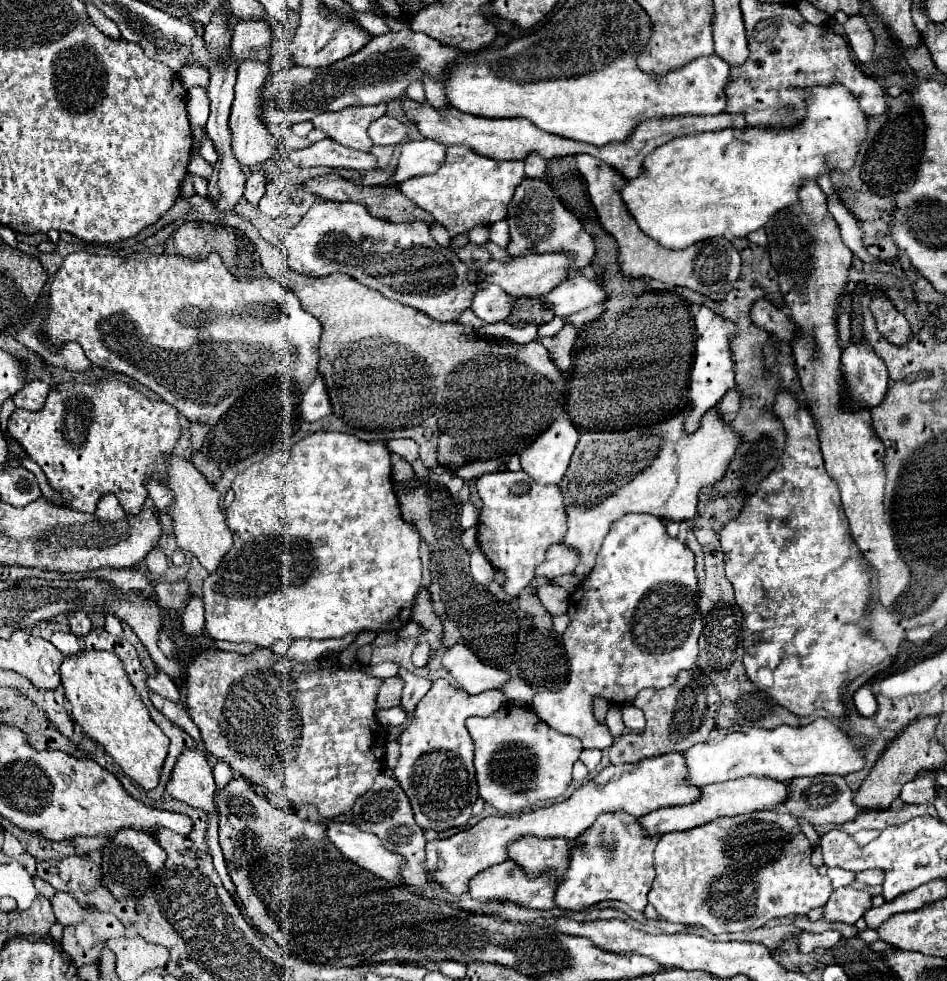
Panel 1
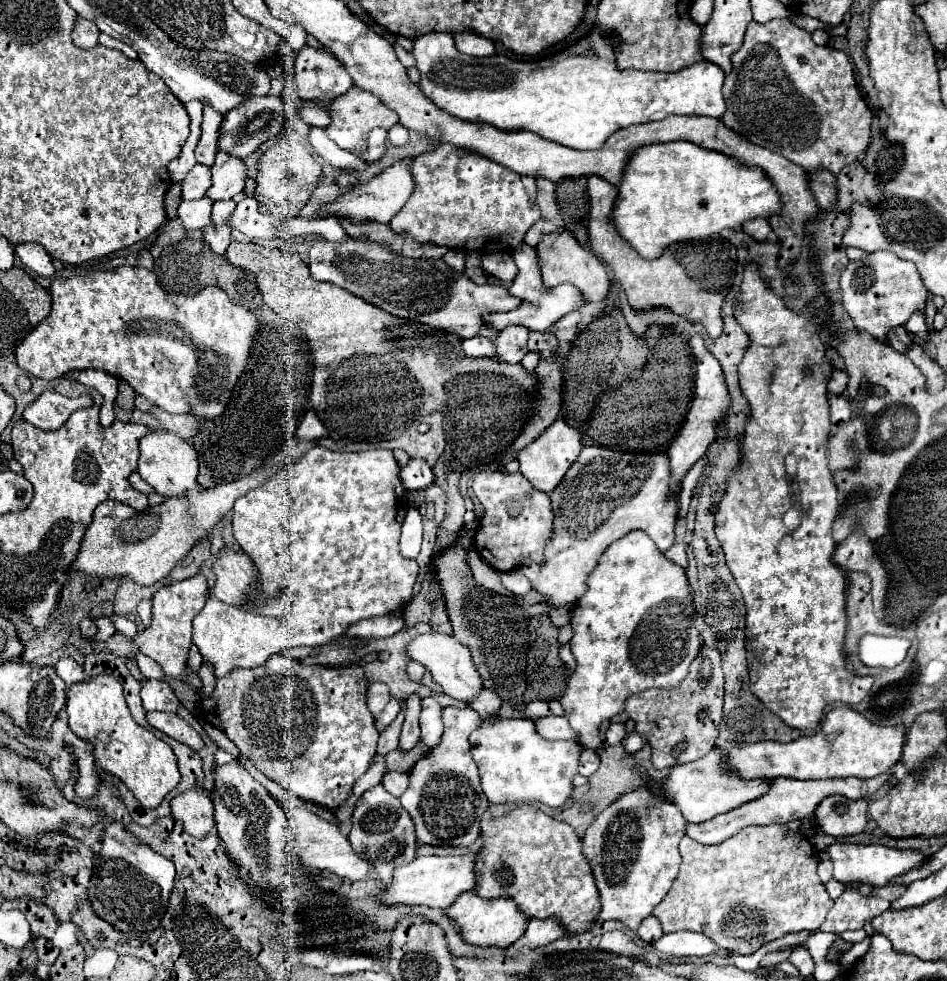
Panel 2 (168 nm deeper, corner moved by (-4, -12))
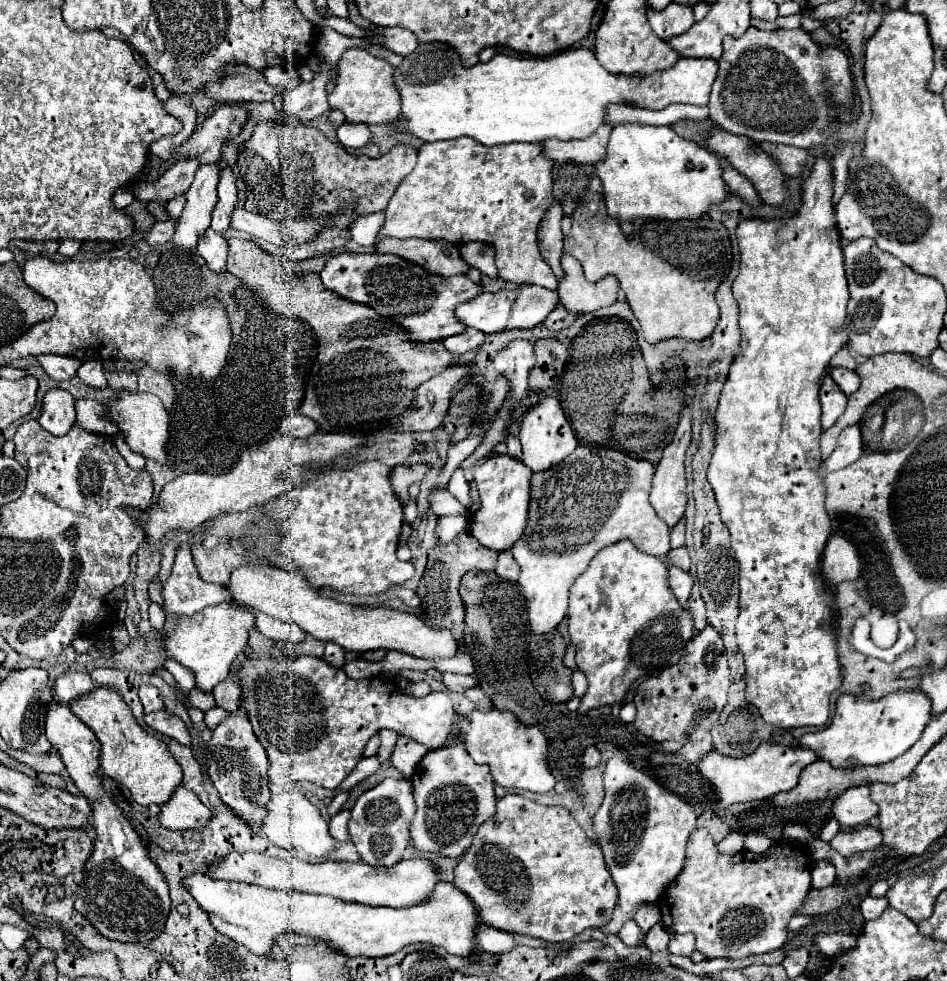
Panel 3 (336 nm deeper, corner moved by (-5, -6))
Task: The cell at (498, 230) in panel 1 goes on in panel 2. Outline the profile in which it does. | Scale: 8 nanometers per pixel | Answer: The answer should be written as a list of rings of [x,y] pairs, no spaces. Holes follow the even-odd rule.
[[[521,242],[513,252],[513,260],[519,268],[519,276],[515,278],[515,282],[511,284],[509,292],[513,296],[519,296],[523,298],[523,304],[517,308],[517,310],[511,310],[511,312],[503,312],[503,314],[489,314],[485,316],[487,324],[491,324],[495,330],[503,330],[505,326],[511,326],[511,324],[523,324],[525,328],[529,330],[539,330],[539,332],[545,332],[549,330],[557,320],[561,320],[565,314],[569,312],[575,312],[575,310],[581,310],[587,300],[581,300],[581,292],[577,292],[577,288],[573,288],[571,284],[561,284],[561,286],[555,286],[555,288],[547,288],[543,282],[541,282],[541,274],[535,266],[535,250]]]

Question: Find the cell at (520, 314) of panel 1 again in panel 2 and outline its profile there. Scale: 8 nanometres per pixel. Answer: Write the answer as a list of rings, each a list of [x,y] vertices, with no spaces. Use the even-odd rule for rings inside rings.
[[[529,332],[529,350],[541,354],[541,358],[549,358],[557,352],[559,342],[553,332]]]

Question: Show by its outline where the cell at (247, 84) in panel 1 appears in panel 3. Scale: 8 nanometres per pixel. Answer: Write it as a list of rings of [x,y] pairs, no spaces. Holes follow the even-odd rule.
[[[202,166],[196,170],[196,178],[186,192],[186,204],[184,210],[176,222],[172,242],[176,248],[184,252],[192,252],[198,244],[198,238],[208,230],[210,226],[210,214],[214,204],[218,202],[216,196],[216,184],[218,184],[218,166]]]

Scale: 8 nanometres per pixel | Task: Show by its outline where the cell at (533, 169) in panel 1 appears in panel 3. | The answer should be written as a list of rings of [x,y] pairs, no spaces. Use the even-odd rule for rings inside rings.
[[[554,202],[548,212],[544,214],[540,228],[538,228],[538,242],[540,242],[540,252],[544,260],[550,264],[554,276],[558,280],[564,278],[564,270],[560,266],[562,258],[562,230],[560,230],[560,220],[562,220],[562,208],[558,202]]]

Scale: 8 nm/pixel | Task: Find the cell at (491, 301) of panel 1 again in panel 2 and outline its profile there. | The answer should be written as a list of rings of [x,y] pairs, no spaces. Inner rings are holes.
[[[509,326],[509,328],[503,328],[501,332],[497,332],[497,340],[495,340],[497,360],[509,362],[509,364],[521,362],[521,358],[529,352],[527,334],[529,334],[529,330],[521,328],[521,326]]]

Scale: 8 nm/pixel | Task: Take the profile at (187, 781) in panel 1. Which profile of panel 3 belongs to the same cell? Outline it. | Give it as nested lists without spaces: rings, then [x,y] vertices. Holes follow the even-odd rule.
[[[178,786],[170,800],[160,806],[158,820],[170,830],[190,830],[202,828],[212,818],[210,808],[206,808],[192,790]]]

